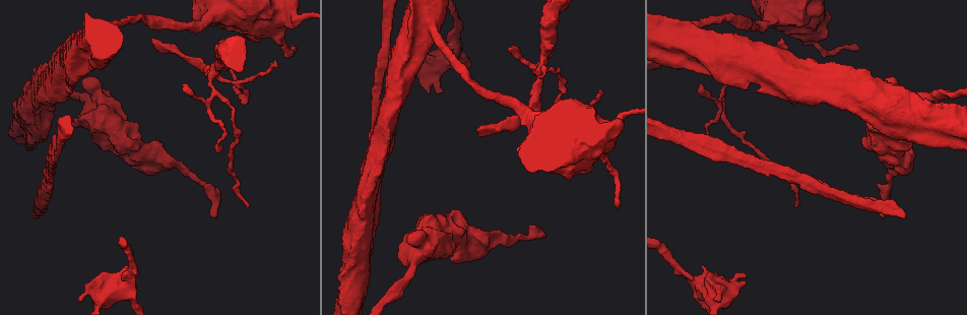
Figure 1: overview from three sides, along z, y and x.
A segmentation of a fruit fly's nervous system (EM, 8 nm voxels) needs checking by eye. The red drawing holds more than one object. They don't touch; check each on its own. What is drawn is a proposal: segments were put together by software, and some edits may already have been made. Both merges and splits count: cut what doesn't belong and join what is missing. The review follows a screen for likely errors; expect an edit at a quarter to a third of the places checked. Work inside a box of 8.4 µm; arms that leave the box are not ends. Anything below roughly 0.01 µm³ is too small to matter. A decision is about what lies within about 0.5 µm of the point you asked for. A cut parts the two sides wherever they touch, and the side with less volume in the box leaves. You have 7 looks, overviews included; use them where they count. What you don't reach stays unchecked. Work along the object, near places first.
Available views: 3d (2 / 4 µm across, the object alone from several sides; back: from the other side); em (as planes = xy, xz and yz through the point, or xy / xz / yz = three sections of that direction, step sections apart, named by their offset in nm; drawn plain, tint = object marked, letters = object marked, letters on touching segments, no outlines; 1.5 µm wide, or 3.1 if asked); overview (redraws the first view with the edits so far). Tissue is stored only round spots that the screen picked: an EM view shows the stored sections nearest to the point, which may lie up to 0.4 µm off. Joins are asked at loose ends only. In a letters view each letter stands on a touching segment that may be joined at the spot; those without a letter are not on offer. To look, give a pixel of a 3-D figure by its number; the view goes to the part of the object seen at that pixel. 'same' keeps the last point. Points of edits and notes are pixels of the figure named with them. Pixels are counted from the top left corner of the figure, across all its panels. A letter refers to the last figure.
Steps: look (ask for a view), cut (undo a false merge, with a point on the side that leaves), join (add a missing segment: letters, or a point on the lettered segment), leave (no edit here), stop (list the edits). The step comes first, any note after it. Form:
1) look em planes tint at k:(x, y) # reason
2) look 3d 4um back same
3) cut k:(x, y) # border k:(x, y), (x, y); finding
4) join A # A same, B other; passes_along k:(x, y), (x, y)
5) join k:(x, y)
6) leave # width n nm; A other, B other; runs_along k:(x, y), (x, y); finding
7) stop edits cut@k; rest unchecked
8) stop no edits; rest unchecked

look 3d 4um at 1:(884, 216) # end of a long branch

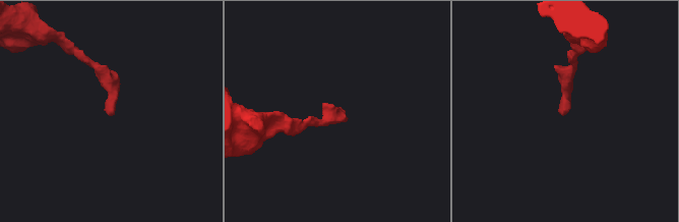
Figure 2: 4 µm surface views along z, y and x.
look em planes plain at 2:(110, 115) # need the tissue

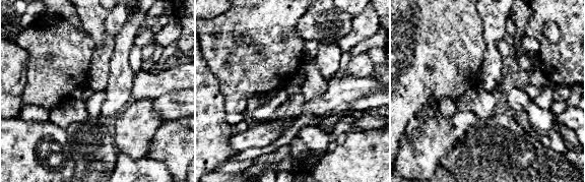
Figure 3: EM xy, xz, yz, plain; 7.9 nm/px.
look em planes letters same # what lies round it

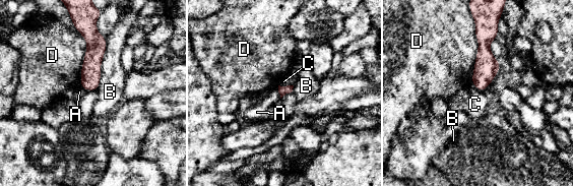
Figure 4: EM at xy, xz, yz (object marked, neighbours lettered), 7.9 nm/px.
leave # A other, B other, C other, D other; border 4:(278, 84), (293, 85); no lettered segment goes on from it

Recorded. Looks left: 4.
look 3d 2um at 1:(231, 70) # tapers out

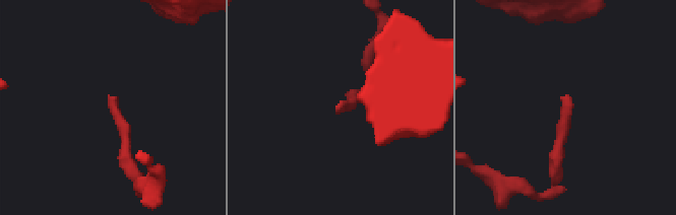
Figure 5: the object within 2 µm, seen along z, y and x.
look em xz step 4 letters at 5:(113, 97)

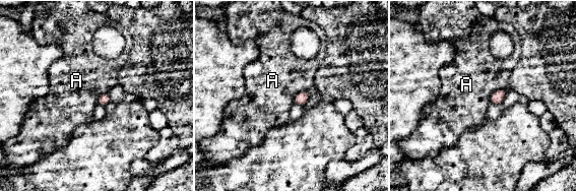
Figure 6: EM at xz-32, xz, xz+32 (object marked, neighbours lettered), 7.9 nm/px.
look em planes letters same

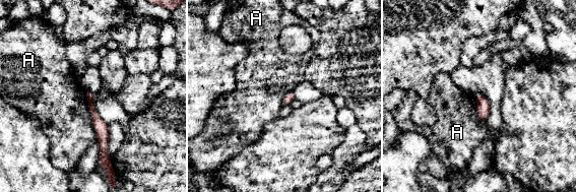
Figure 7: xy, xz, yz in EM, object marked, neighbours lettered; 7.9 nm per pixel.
leave # A other; border 7:(86, 92), (91, 125), (98, 141); no lettered segment goes on from it

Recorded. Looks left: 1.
stop no edits; rest unchecked

